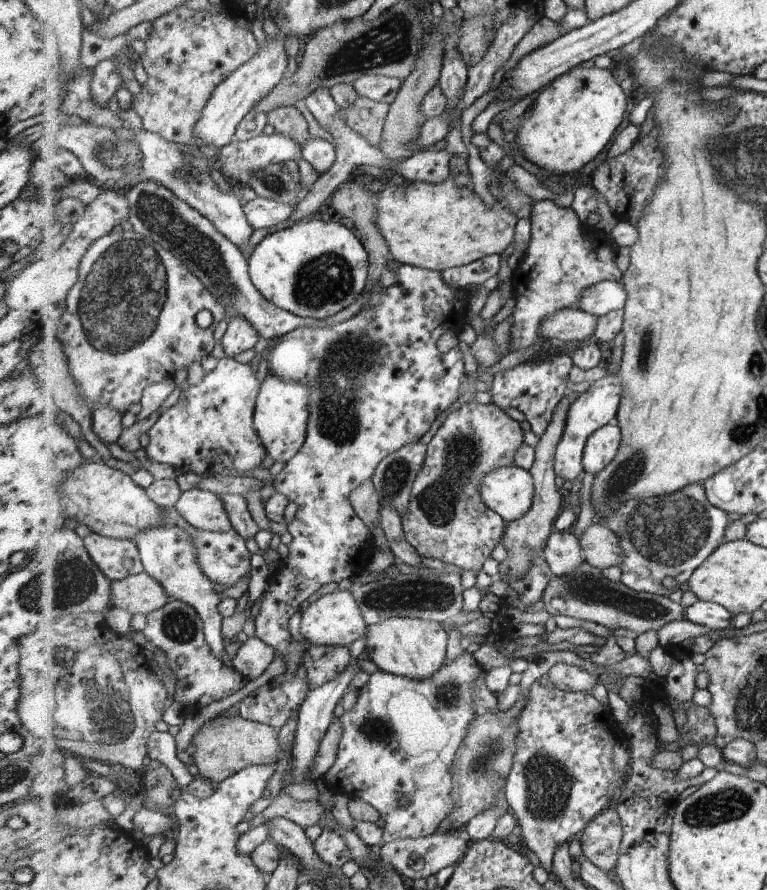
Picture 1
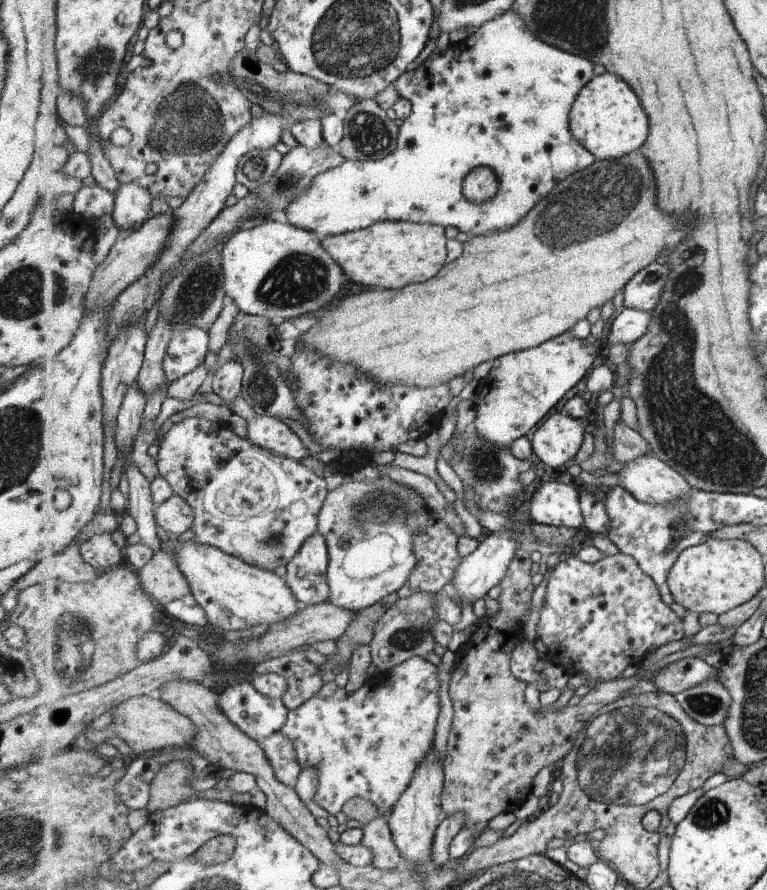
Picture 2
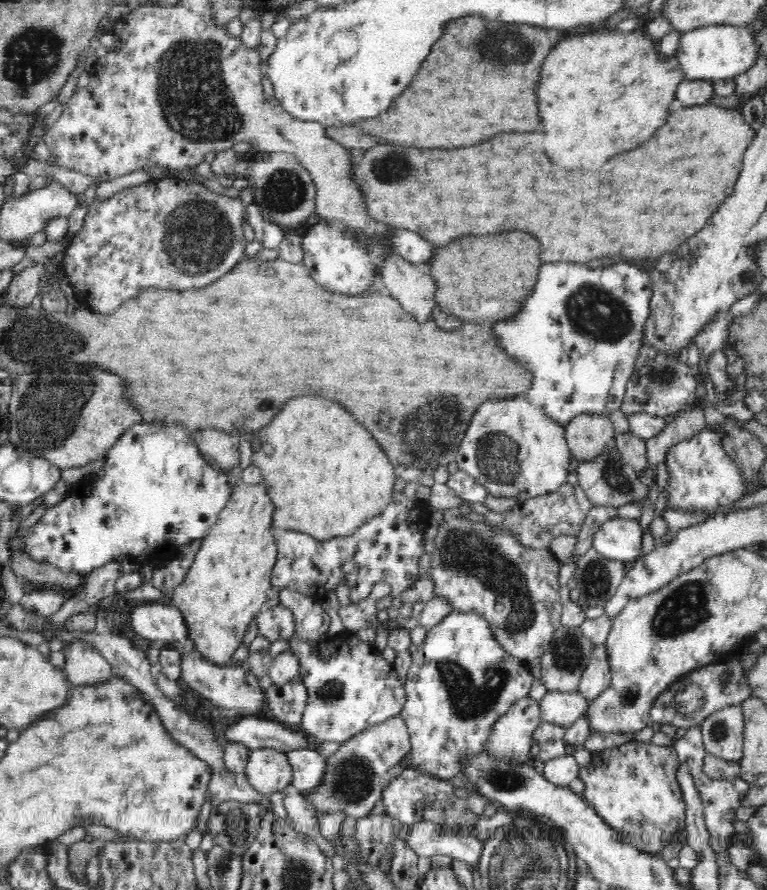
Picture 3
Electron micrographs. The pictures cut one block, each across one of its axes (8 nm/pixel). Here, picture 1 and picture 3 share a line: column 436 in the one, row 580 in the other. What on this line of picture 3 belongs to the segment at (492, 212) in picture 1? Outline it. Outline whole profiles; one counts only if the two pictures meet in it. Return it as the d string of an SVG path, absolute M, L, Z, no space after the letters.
M239 482L232 489L224 508L217 514L216 522L200 539L200 549L195 555L194 562L192 562L185 579L181 584L177 585L172 592L170 604L180 609L180 612L184 615L184 619L186 619L188 631L190 631L190 640L194 642L196 652L202 655L202 657L208 659L208 661L218 663L218 665L230 664L234 652L242 644L250 621L260 612L260 610L265 608L264 603L267 601L266 592L268 592L268 588L271 588L272 571L278 556L278 549L276 546L277 531L275 530L274 526L272 526L272 522L274 522L273 516L275 510L276 506L274 506L274 502L272 502L272 498L270 498L270 494L268 494L268 488L266 488L266 484L264 484L264 482Z

